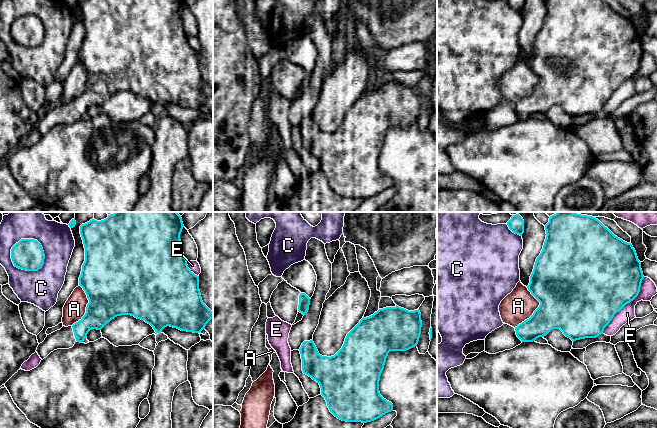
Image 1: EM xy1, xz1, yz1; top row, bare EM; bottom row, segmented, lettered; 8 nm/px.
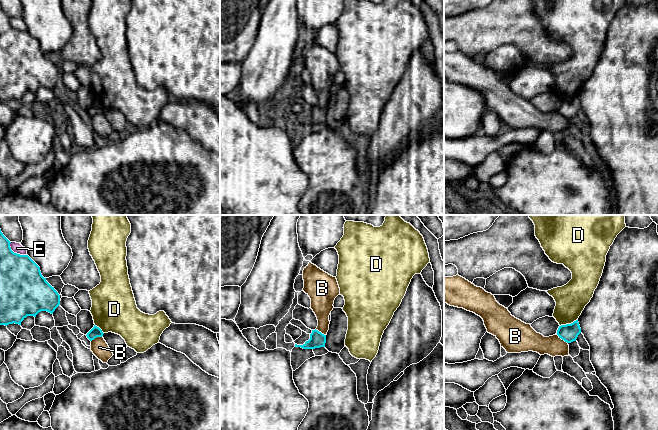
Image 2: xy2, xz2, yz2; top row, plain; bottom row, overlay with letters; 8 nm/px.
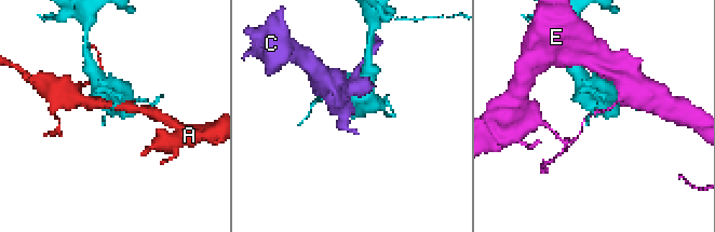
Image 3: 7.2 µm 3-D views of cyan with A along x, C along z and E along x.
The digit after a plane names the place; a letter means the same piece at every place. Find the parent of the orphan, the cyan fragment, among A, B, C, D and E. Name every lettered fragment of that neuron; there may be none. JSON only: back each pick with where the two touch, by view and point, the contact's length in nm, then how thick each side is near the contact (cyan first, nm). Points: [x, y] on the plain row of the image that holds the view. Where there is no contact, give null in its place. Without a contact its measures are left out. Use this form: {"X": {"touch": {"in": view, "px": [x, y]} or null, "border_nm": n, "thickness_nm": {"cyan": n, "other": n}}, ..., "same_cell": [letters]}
{"same_cell": []}

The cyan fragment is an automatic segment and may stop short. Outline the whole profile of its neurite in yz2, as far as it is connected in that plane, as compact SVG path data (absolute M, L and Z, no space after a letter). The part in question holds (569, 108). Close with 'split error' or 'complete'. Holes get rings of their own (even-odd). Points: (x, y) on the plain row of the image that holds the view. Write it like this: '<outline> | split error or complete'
M578 96L574 97L571 100L561 101L557 106L557 111L559 112L559 114L561 114L567 119L576 117L580 109L581 109L581 104Z | complete

